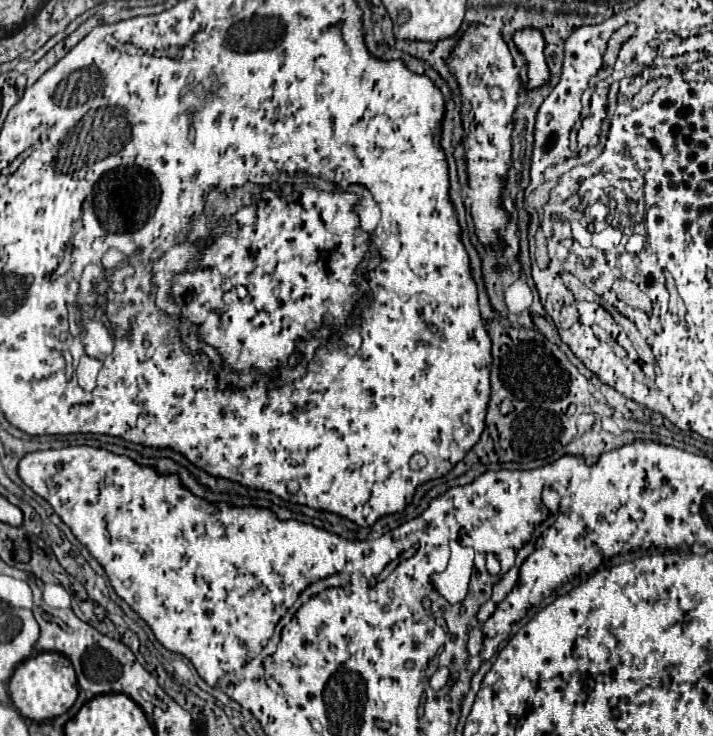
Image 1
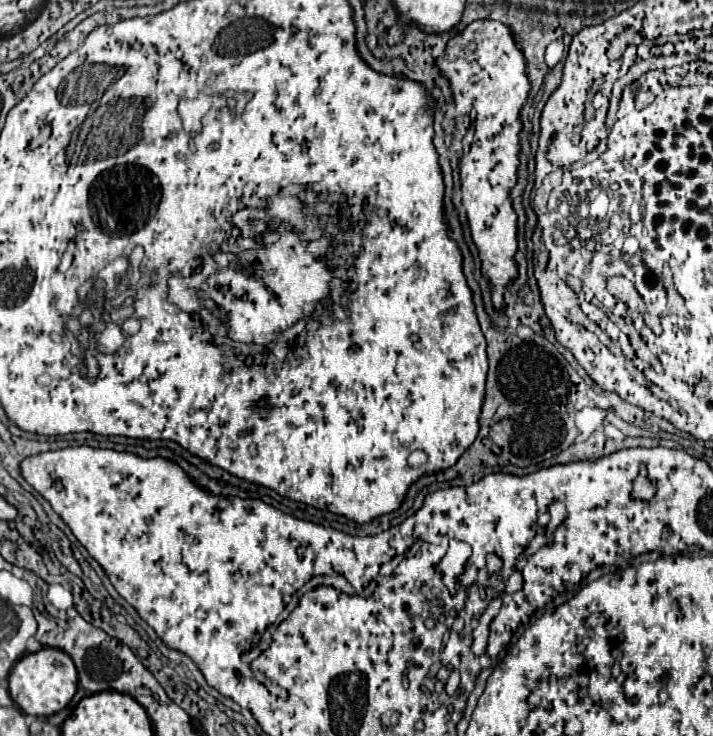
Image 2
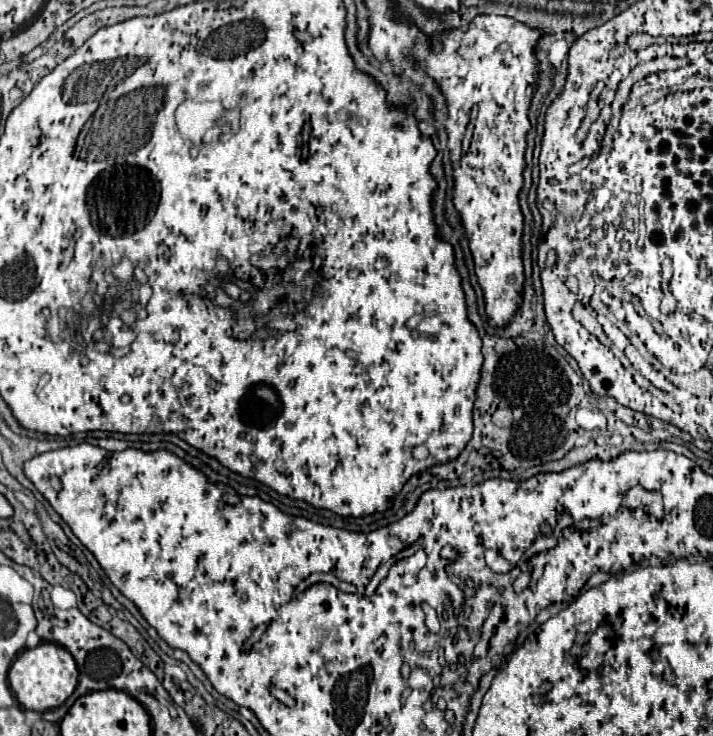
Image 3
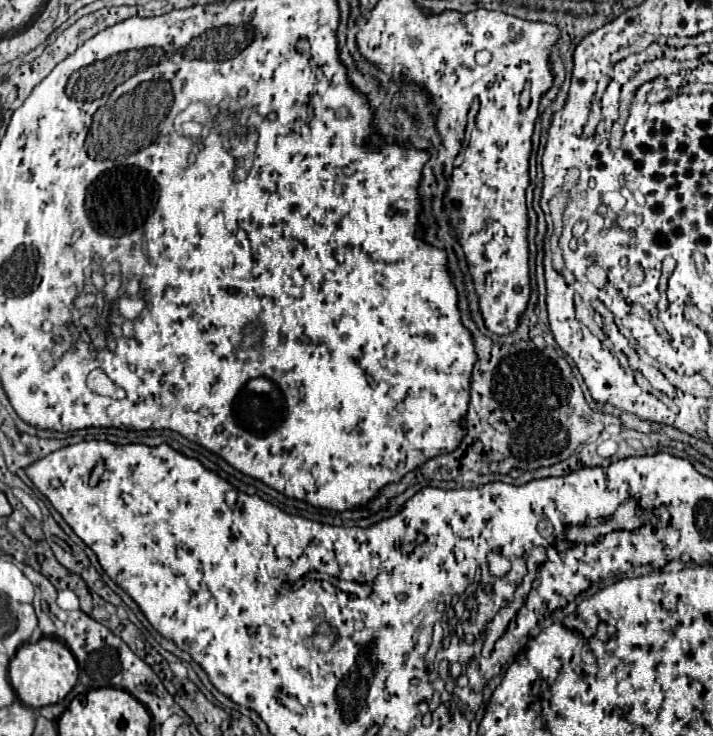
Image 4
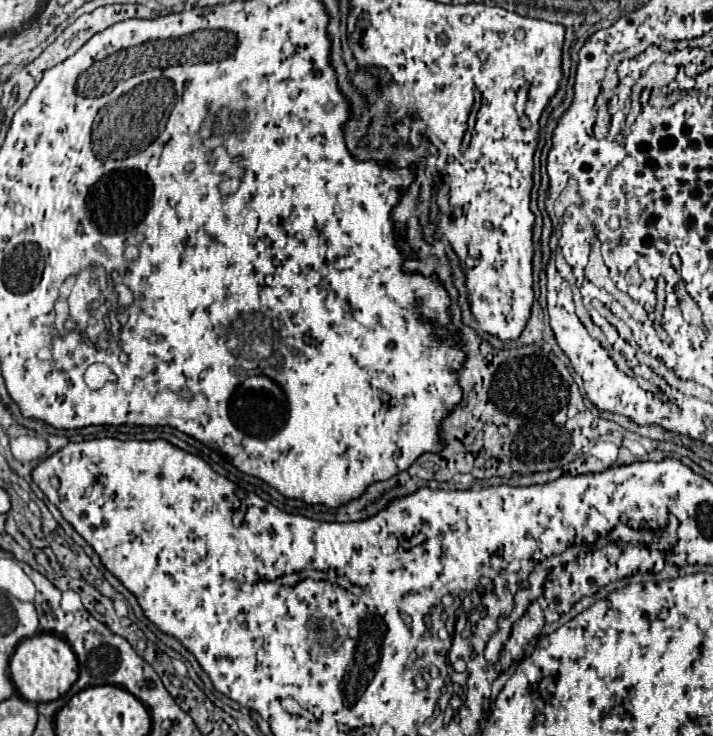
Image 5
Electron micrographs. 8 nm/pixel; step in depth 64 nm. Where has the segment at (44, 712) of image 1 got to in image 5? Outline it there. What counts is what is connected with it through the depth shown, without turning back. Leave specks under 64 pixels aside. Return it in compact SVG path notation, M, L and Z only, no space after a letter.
M40 632L30 638L24 638L16 646L16 652L10 658L10 676L22 698L36 702L36 704L52 702L52 700L60 698L62 694L66 694L70 690L72 682L76 682L78 660L76 660L76 654L72 652L70 644L64 638L50 634L50 632Z

